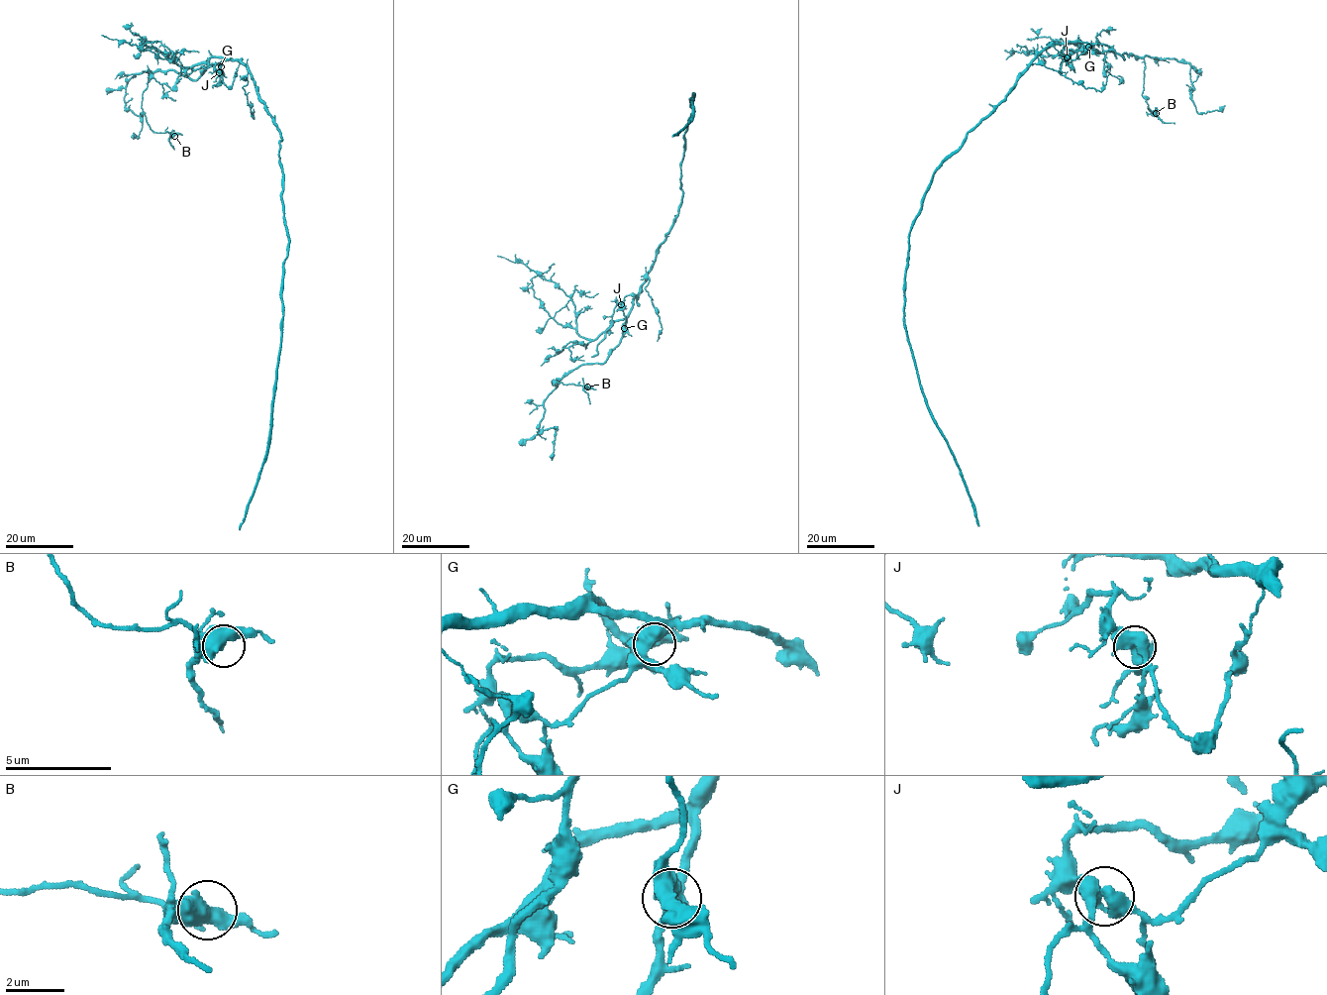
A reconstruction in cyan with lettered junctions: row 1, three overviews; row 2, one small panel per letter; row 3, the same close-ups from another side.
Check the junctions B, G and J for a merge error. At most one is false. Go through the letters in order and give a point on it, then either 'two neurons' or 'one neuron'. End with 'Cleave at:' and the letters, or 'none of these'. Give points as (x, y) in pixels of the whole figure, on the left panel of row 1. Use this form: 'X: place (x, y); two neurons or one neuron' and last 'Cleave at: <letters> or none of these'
B: place (174, 136); one neuron
G: place (221, 66); one neuron
J: place (219, 72); two neurons
Cleave at: J

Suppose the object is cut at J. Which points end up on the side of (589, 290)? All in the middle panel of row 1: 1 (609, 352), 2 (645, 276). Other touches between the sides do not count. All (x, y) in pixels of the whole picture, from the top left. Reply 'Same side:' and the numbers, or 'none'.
Same side: 1, 2

